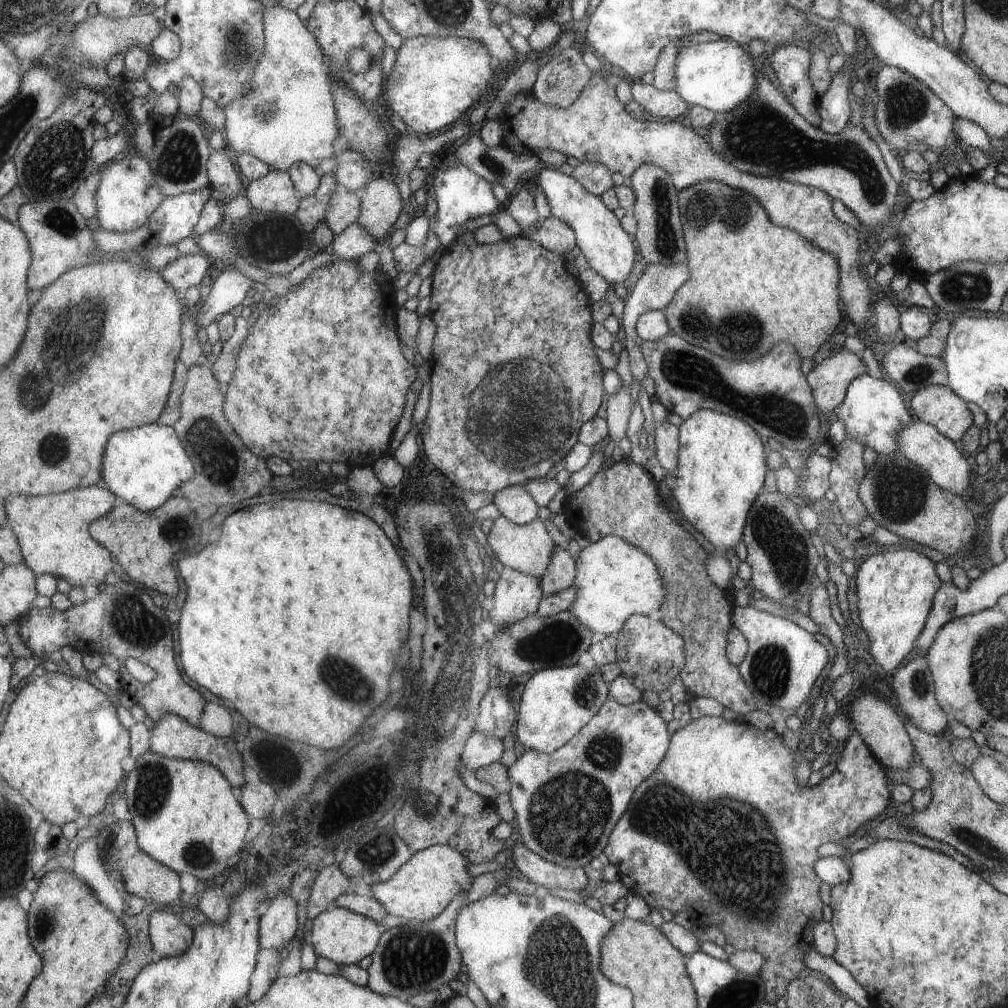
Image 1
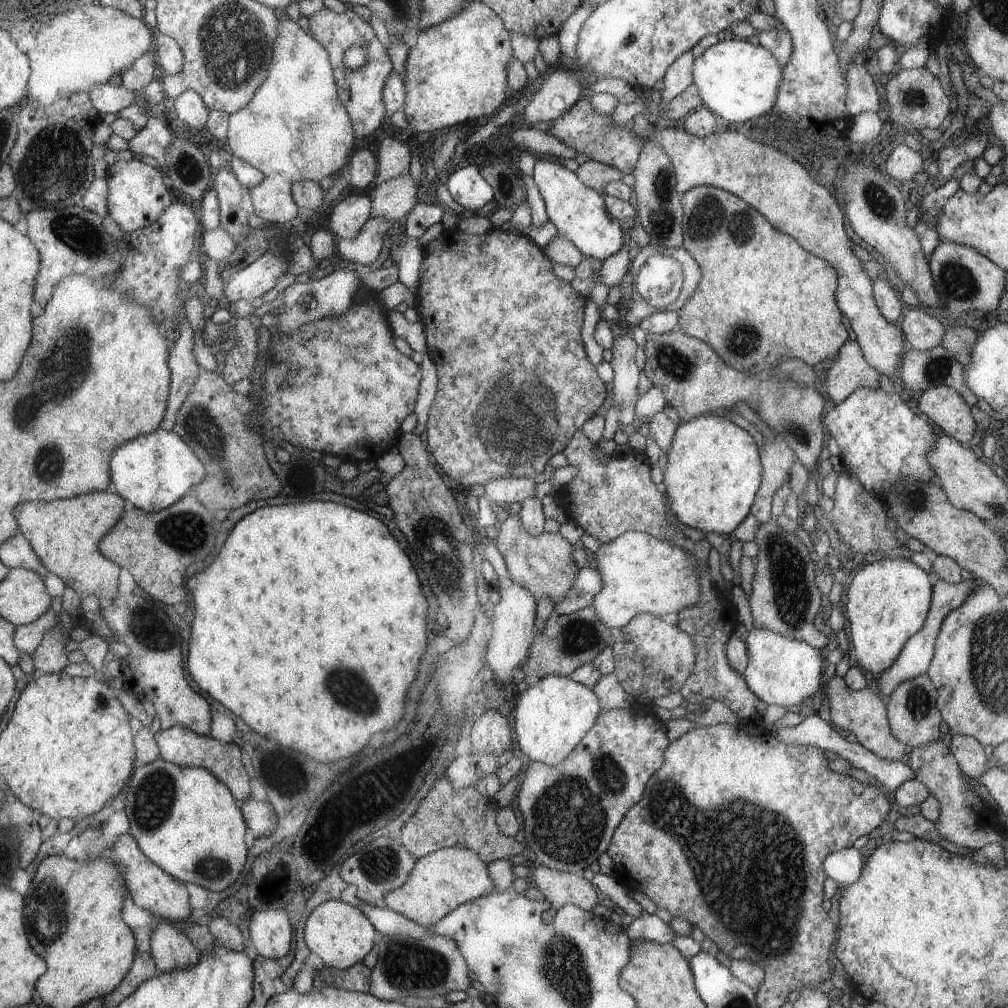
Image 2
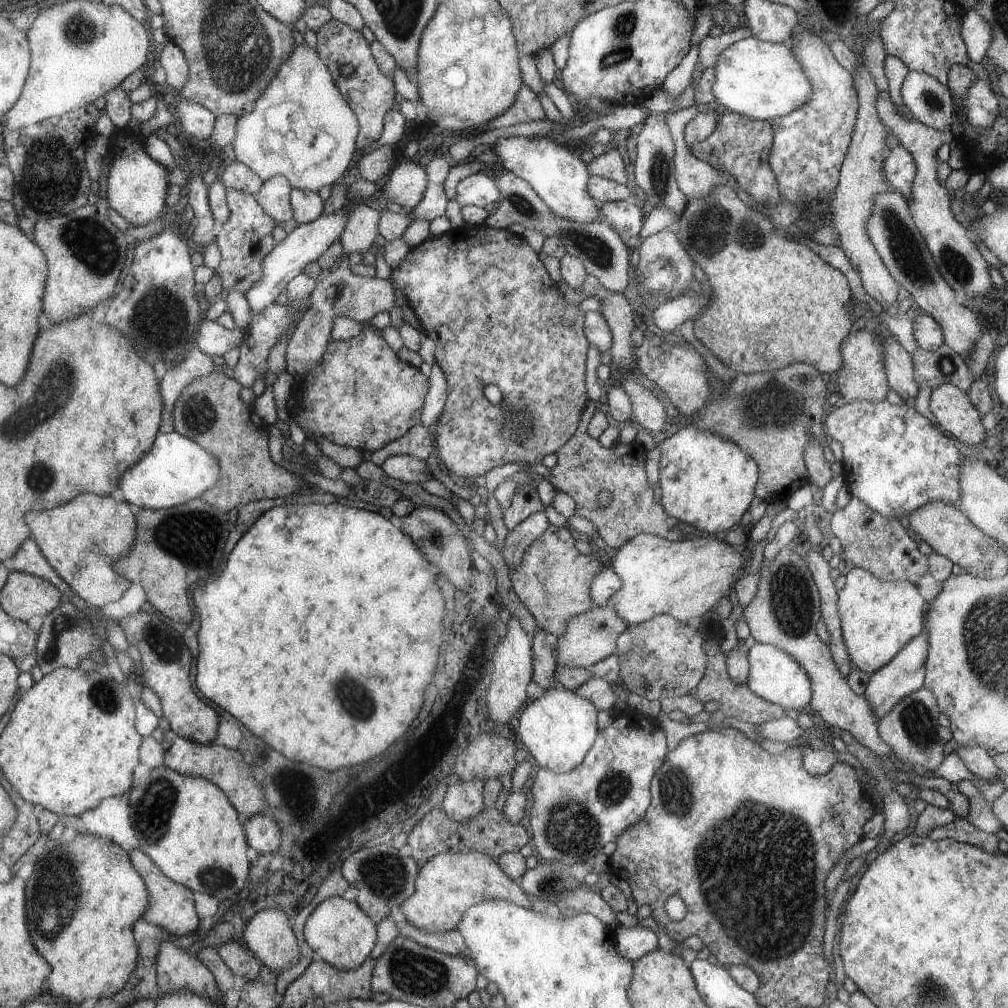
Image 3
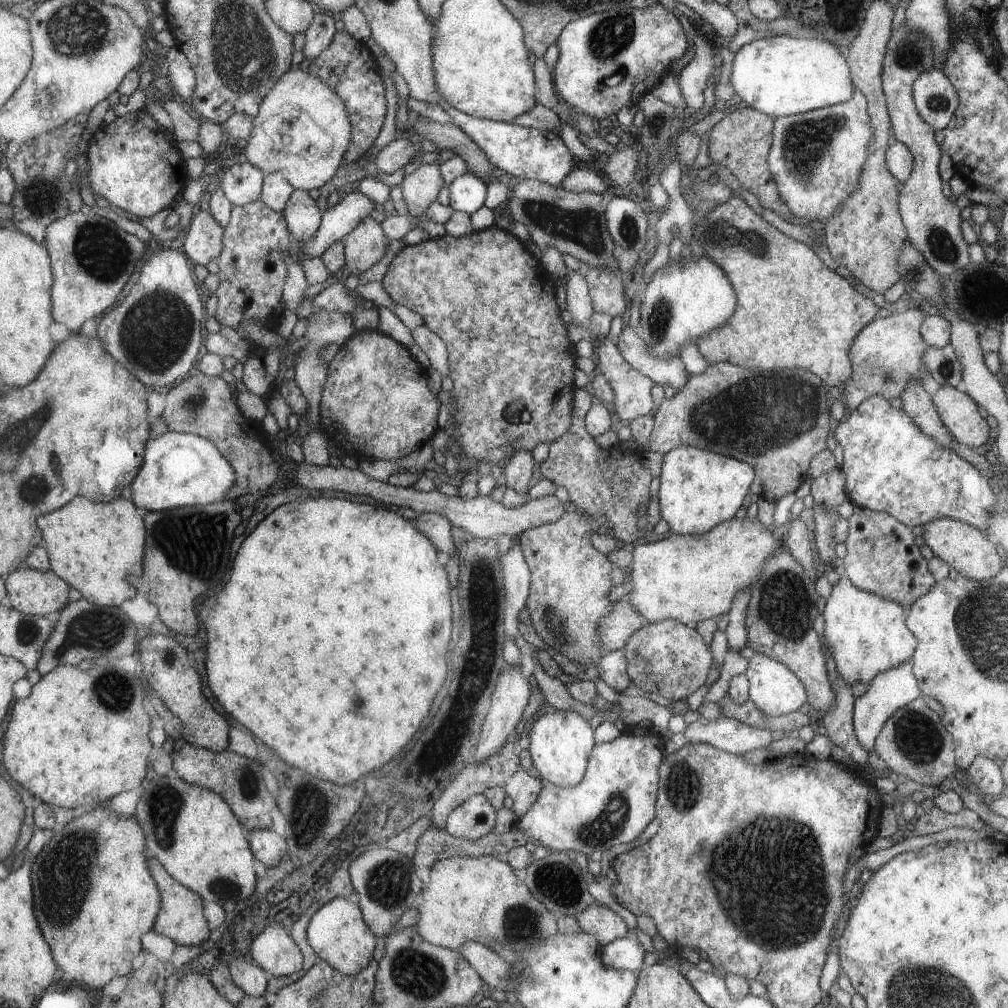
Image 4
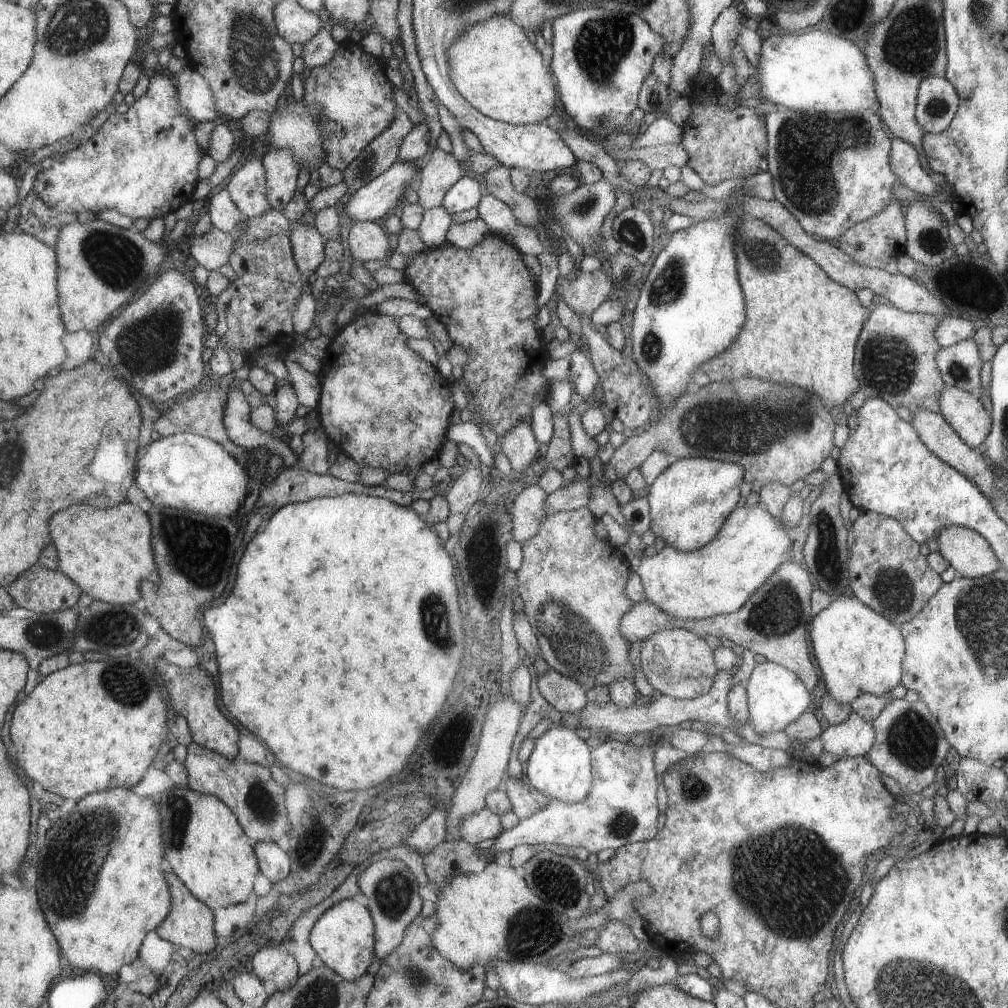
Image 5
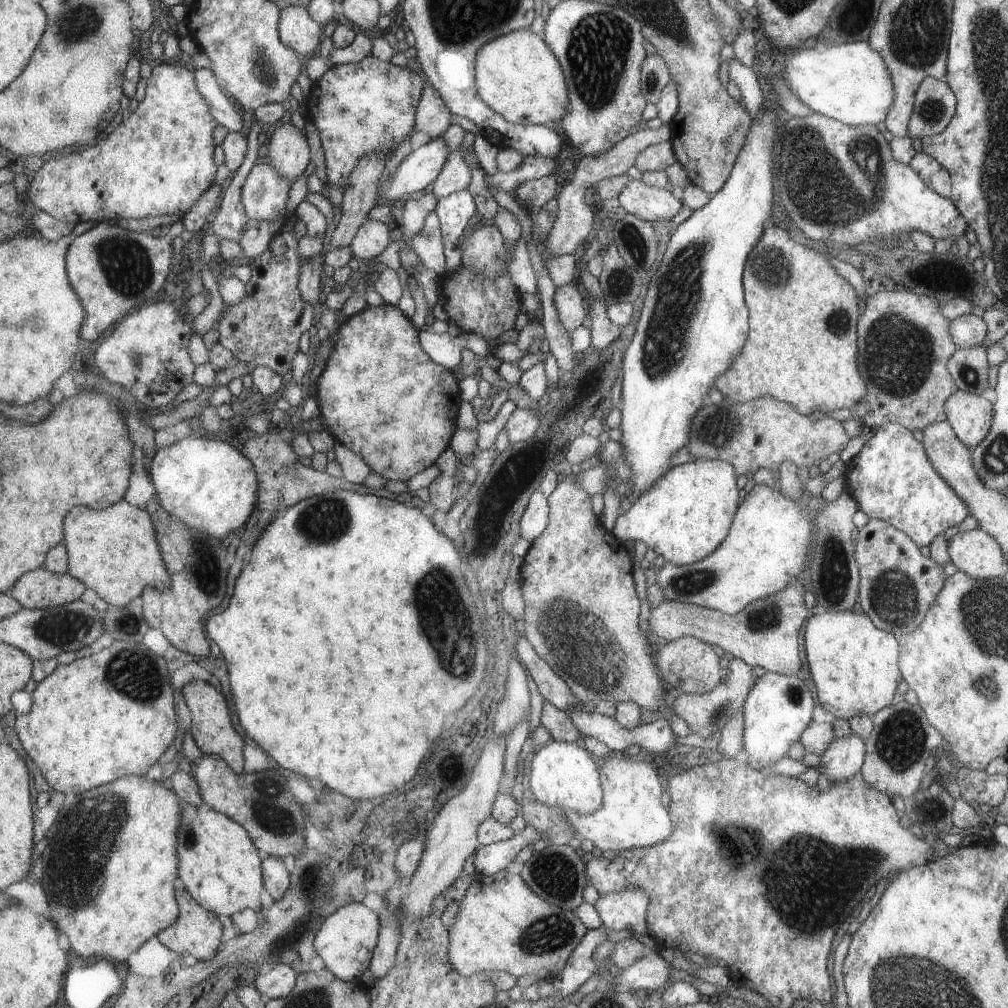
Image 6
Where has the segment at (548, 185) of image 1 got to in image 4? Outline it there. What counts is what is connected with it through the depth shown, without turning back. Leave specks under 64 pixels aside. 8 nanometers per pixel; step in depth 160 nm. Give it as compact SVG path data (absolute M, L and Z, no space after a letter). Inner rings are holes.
M441 95L435 96L435 103L447 112L451 118L451 123L465 132L484 152L487 160L494 167L503 170L503 173L507 173L509 176L520 179L535 179L559 187L558 184L561 180L574 168L575 158L571 156L563 141L555 133L469 116L452 107Z

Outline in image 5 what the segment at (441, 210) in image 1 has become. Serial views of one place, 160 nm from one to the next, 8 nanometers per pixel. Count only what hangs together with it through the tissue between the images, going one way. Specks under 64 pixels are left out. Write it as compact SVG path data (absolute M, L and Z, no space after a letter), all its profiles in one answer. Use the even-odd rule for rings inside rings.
M462 176L449 191L445 192L441 205L450 215L471 210L476 208L483 193L481 184L472 178Z

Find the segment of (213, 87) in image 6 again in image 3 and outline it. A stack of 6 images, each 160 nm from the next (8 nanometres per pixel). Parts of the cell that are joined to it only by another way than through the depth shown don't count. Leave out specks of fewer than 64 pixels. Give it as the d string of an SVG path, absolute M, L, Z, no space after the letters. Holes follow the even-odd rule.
M171 42L165 43L162 50L154 56L156 65L163 67L166 74L165 84L178 91L188 79L188 64L181 49Z

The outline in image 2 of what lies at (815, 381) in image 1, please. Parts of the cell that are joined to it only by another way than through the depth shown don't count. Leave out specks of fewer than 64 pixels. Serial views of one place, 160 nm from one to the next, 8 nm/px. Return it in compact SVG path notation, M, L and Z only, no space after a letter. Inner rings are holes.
M849 339L849 344L840 348L832 362L822 388L832 405L847 399L856 388L879 388L879 373L864 359L856 340Z

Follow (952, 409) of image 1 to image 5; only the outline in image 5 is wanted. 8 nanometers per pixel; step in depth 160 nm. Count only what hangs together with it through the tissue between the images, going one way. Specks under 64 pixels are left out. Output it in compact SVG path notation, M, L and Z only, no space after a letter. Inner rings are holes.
M945 385L940 396L940 412L965 444L977 449L989 434L989 414L981 402L967 391Z

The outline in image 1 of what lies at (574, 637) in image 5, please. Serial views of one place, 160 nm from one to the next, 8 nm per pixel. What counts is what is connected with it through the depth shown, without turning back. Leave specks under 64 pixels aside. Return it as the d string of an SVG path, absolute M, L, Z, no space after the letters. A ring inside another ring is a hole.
M503 515L496 518L486 542L492 550L492 555L502 564L504 568L513 569L541 580L546 572L551 552L553 552L553 540L549 537L541 519L533 519L531 523L518 525L507 520Z

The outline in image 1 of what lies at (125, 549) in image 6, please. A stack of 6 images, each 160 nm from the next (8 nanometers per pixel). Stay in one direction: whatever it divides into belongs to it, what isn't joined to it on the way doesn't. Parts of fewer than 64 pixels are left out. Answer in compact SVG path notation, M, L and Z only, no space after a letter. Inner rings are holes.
M97 485L81 487L65 494L51 494L51 496L9 496L9 522L10 526L19 539L25 562L36 572L36 575L54 574L64 579L70 586L95 585L97 588L103 586L105 577L113 570L114 554L99 544L93 538L91 526L97 519L103 518L111 512L115 506L116 494L111 490L101 488Z

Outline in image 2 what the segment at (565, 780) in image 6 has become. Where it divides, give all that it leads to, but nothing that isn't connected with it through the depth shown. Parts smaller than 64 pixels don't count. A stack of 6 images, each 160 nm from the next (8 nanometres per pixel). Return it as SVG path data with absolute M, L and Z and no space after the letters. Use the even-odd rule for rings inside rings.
M545 675L540 677L539 682L535 686L528 686L516 702L513 728L515 728L520 752L531 761L539 761L549 766L561 763L594 726L599 716L599 705L599 698L592 689L577 681L572 681L568 676Z

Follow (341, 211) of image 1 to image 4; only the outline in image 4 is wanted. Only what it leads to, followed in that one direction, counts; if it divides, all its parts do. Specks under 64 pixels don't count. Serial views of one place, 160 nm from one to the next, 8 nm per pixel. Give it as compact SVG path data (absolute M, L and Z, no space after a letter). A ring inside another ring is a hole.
M365 217L343 238L344 267L347 272L363 272L373 266L387 248L387 237L383 236L377 220Z

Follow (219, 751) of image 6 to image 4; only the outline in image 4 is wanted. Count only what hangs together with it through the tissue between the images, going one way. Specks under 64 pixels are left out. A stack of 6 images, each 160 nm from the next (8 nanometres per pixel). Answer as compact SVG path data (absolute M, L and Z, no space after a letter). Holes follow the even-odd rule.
M151 634L138 644L142 673L147 678L150 688L182 724L182 738L194 747L203 747L210 751L225 751L228 745L227 721L212 707L208 706L201 693L201 680L187 662L187 652L173 638L160 634Z

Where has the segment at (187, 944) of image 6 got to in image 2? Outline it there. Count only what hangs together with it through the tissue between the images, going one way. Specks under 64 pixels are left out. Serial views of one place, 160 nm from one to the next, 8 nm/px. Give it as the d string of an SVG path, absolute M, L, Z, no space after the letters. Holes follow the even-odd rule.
M130 833L121 835L116 840L113 853L116 861L124 870L124 882L128 886L131 900L139 908L148 910L151 914L159 916L161 920L181 921L185 923L188 916L192 914L191 898L188 896L187 884L169 876L164 869L153 864L152 860L141 852L136 840Z

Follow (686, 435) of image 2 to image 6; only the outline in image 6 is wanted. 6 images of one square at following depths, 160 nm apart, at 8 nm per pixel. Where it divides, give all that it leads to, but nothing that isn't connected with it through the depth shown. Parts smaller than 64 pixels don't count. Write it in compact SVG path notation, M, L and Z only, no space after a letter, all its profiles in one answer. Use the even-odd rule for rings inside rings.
M695 459L675 465L665 471L645 494L637 496L631 507L619 515L612 526L617 540L644 542L655 554L660 554L665 562L674 565L695 563L711 555L728 534L732 520L738 510L739 492L735 486L735 473L729 463L719 459Z

